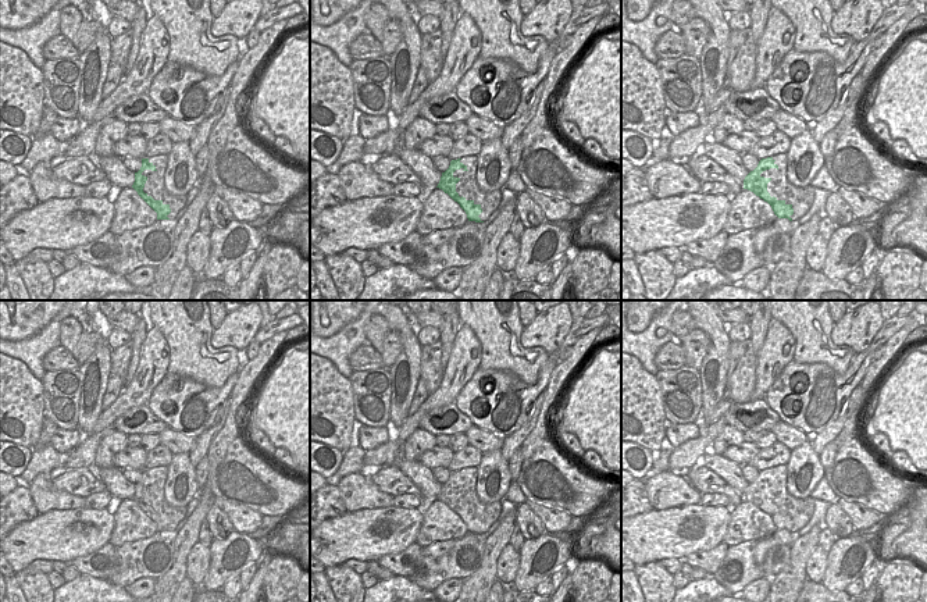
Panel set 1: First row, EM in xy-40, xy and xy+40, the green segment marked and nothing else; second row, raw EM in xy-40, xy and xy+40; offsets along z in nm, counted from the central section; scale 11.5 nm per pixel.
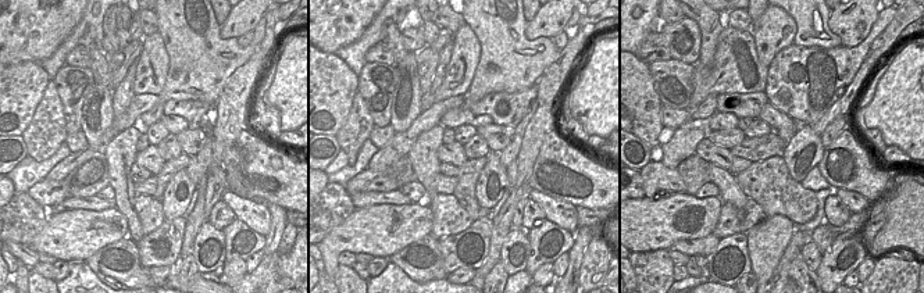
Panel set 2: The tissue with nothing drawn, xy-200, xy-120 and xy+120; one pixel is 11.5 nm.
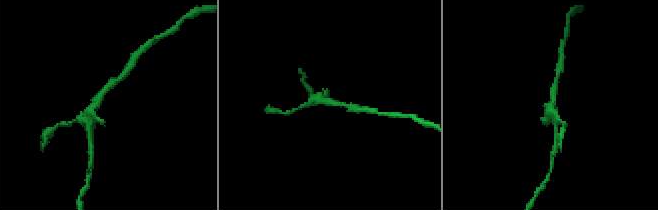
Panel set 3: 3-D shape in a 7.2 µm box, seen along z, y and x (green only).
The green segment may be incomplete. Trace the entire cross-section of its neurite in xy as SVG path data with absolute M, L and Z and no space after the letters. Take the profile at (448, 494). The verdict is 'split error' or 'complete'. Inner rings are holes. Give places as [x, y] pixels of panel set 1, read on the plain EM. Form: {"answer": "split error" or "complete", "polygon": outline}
{"answer": "complete", "polygon": "M461 470L452 471L449 480L442 484L441 492L436 499L442 501L448 505L454 513L460 516L460 519L466 523L468 532L484 534L478 527L482 524L481 516L475 516L474 512L467 512L466 509L460 509L456 503L456 495L460 489L454 489L453 484L456 481L468 482L467 477L464 477Z"}

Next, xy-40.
{"answer": "complete", "polygon": "M142 470L142 478L138 484L135 484L135 494L132 499L157 524L157 531L170 531L167 528L171 524L170 516L164 516L163 512L154 512L151 507L143 503L147 492L147 488L142 485L145 481L157 482L156 477L150 474L149 470Z"}

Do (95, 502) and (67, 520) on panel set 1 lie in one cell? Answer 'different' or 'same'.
different

